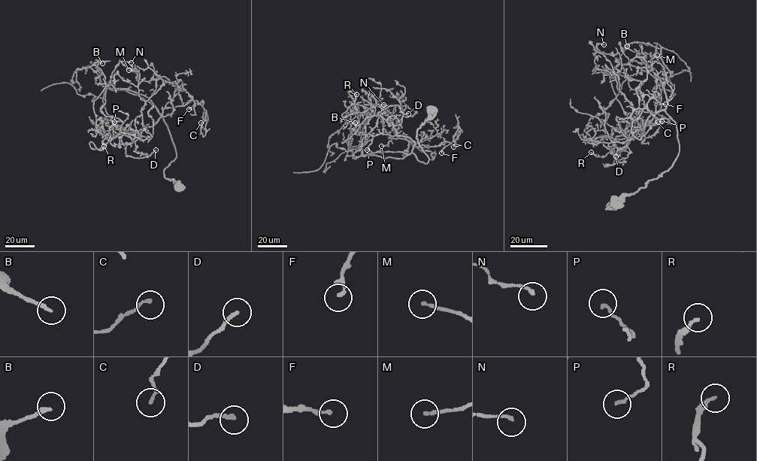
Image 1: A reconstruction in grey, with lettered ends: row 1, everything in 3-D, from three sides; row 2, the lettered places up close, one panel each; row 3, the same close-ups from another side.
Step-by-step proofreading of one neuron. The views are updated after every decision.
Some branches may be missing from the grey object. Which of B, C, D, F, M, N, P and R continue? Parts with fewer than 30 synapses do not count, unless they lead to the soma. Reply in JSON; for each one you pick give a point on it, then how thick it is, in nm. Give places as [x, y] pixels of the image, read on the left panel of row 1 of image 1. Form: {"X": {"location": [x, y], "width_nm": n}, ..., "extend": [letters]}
{"extend": []}

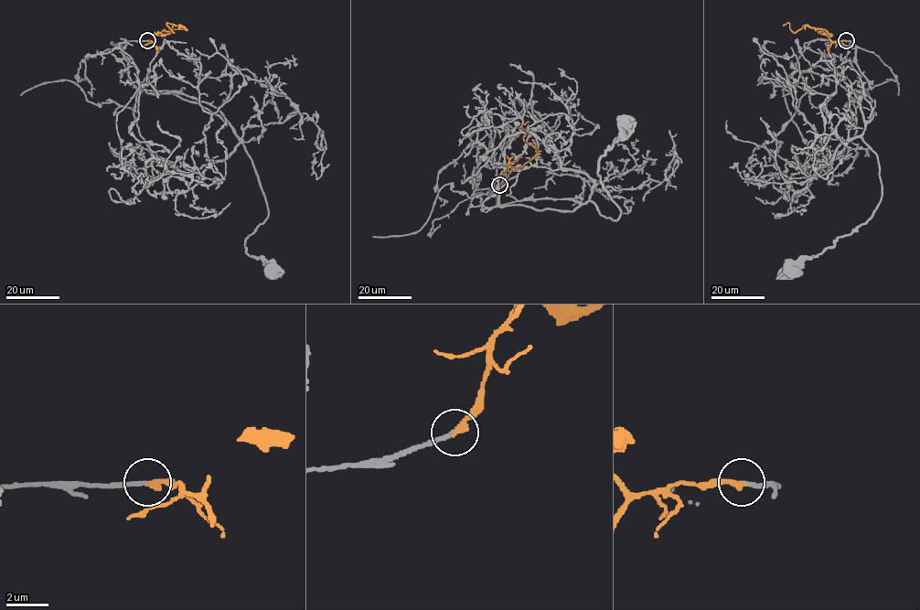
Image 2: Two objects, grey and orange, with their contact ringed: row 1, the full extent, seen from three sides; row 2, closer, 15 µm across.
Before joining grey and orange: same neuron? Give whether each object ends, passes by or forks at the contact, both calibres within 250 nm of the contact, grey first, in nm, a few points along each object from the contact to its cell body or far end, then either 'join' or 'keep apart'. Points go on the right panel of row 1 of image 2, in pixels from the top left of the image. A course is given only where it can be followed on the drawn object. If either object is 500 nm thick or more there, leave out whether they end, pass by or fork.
grey ends; orange ends; calibres 170 and 240 nm; course grey (846, 40), (869, 86), (861, 96), (861, 136), (878, 158), (882, 196), (866, 221), (785, 269); course orange (846, 40), (832, 42), (825, 29), (804, 25), (793, 32), (789, 24), (784, 25); join

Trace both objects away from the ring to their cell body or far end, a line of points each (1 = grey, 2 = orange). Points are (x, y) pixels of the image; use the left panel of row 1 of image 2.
1: (147, 40), (122, 44), (133, 83), (209, 102), (251, 158), (268, 217), (246, 239), (245, 251), (272, 269)
2: (147, 40), (154, 42), (156, 35), (184, 27), (174, 25), (171, 28), (174, 32), (166, 24), (176, 25)

